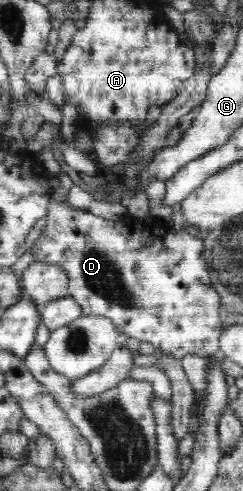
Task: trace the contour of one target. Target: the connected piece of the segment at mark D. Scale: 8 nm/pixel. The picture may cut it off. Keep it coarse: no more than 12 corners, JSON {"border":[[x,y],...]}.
{"border":[[51,199],[34,262],[83,315],[219,354],[204,239]]}

